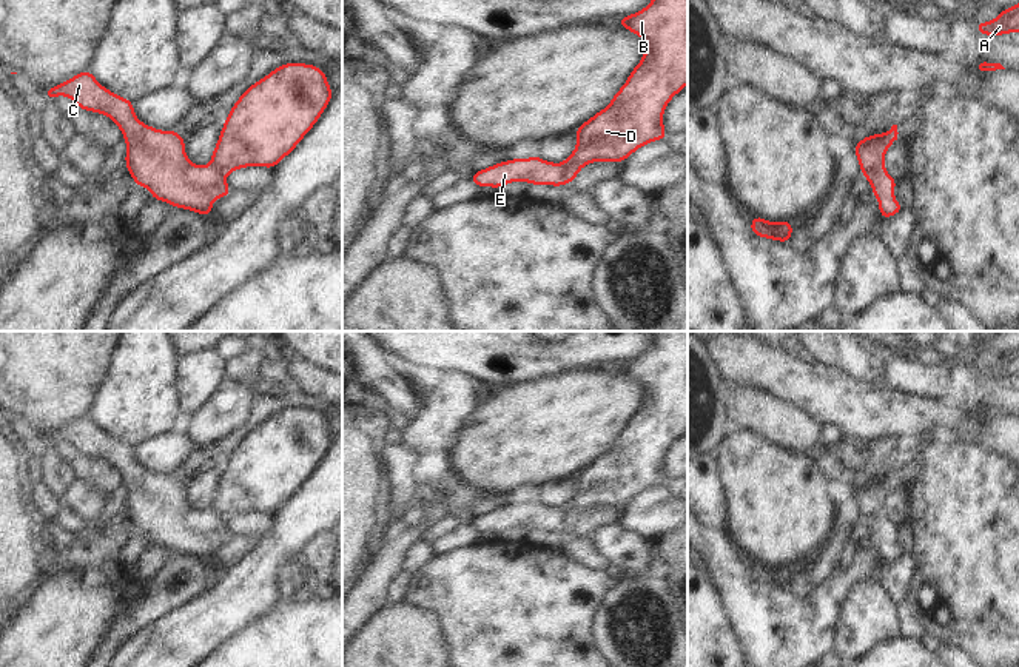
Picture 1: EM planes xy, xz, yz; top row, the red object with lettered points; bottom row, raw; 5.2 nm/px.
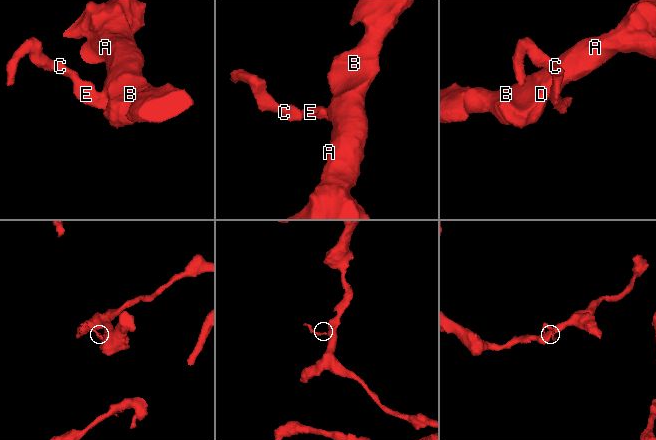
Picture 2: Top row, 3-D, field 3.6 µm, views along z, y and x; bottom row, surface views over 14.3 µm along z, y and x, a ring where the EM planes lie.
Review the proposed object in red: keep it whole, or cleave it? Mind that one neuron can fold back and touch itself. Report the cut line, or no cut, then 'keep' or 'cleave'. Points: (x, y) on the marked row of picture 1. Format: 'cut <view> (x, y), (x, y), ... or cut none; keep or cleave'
cut yz (884, 170), (864, 174); cleave

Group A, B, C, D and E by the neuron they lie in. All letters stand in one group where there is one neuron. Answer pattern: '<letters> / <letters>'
A B D / C E

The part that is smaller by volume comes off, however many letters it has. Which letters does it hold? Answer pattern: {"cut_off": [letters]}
{"cut_off": ["C", "E"]}

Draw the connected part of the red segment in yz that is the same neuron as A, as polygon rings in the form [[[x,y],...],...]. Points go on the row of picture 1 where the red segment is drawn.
[[[1019,3],[1001,11],[991,22],[974,23],[974,28],[982,35],[1004,35],[1019,32]]]

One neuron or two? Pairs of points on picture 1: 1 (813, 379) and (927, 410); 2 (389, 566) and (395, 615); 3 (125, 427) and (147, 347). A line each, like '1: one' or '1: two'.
1: one
2: two
3: one

